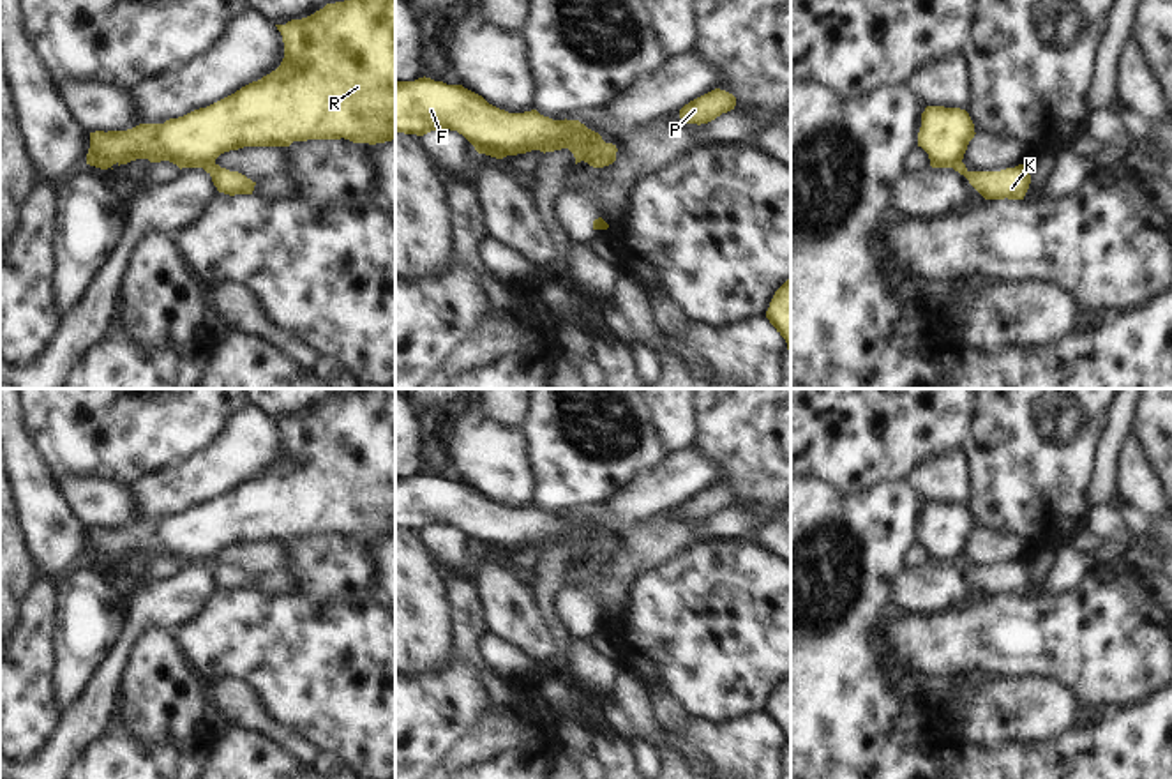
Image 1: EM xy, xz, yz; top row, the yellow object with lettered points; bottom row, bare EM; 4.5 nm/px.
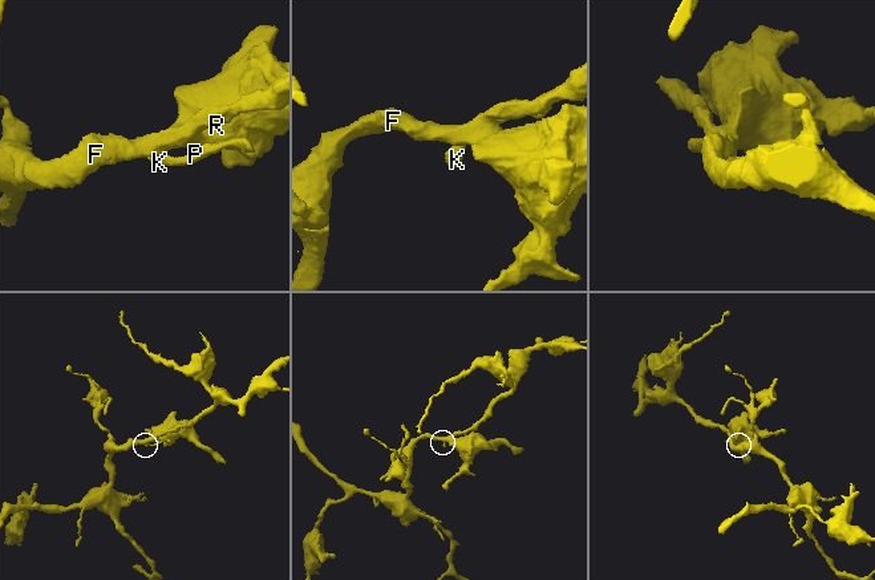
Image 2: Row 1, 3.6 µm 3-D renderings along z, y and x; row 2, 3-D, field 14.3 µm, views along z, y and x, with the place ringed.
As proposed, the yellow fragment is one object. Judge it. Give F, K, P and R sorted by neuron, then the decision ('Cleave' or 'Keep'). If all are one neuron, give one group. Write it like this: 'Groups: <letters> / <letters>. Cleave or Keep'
Groups: F R / K P. Cleave

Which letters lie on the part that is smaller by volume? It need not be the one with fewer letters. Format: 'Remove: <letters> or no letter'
Remove: K, P

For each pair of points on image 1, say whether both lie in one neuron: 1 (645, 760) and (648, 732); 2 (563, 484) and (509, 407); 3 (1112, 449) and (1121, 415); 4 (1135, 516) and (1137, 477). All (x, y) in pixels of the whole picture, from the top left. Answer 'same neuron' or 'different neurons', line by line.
1: different neurons
2: different neurons
3: same neuron
4: different neurons

